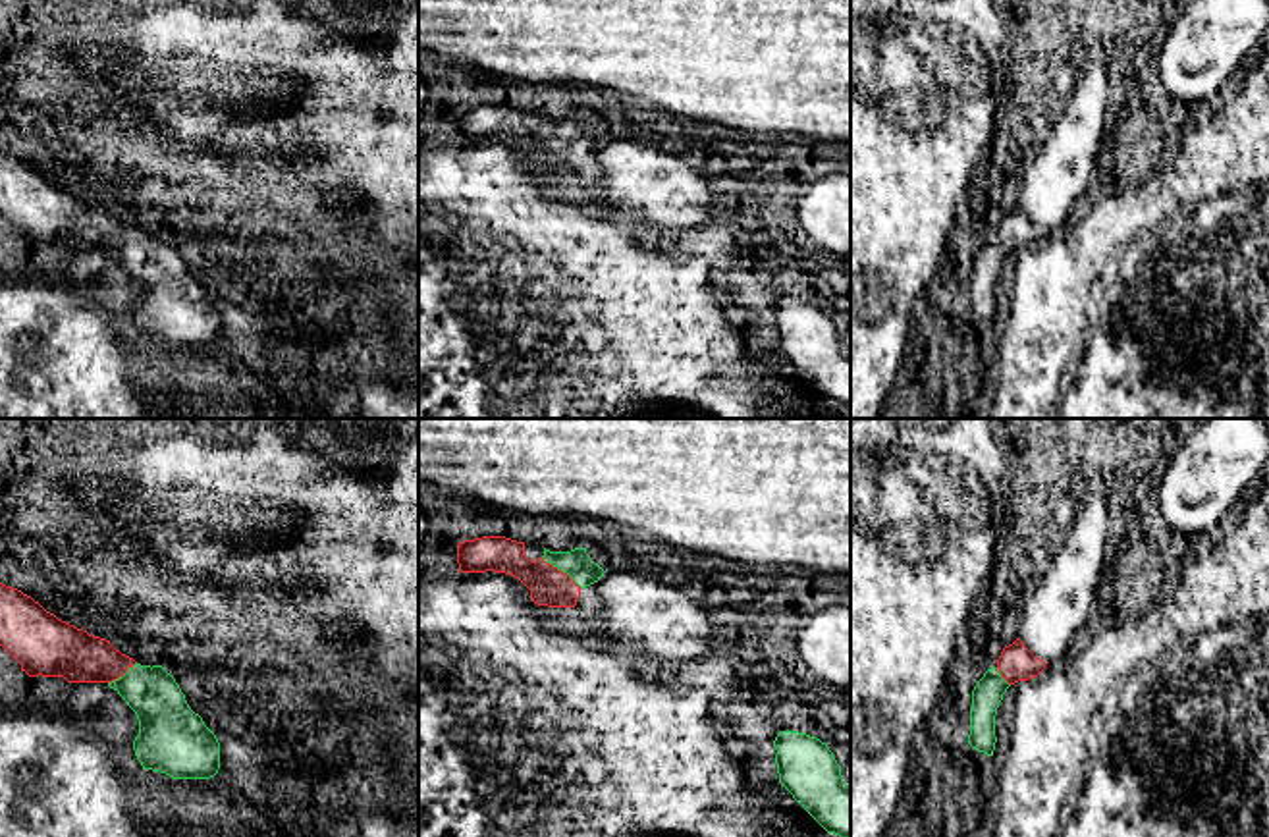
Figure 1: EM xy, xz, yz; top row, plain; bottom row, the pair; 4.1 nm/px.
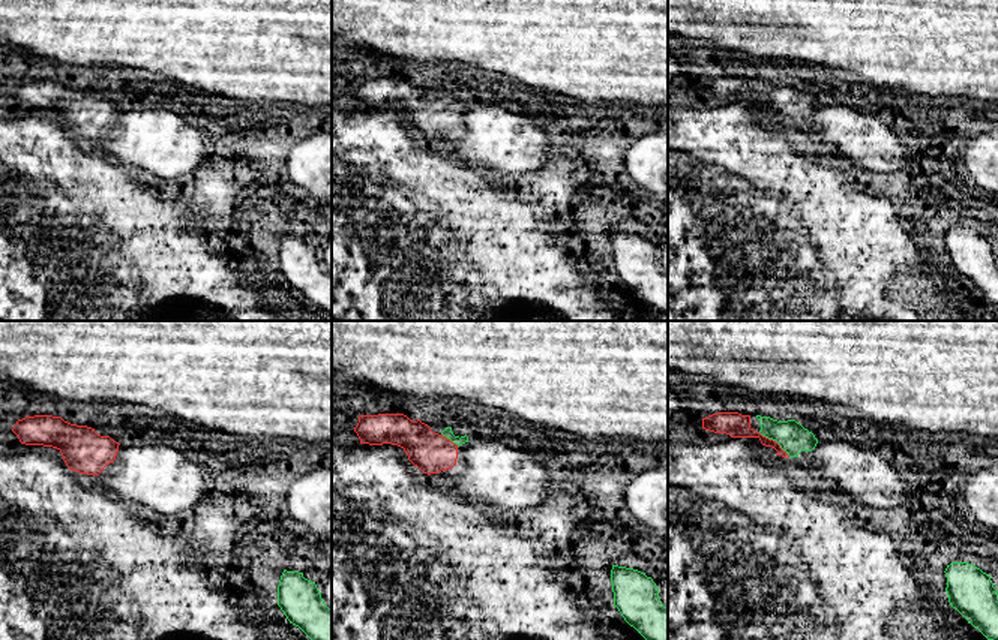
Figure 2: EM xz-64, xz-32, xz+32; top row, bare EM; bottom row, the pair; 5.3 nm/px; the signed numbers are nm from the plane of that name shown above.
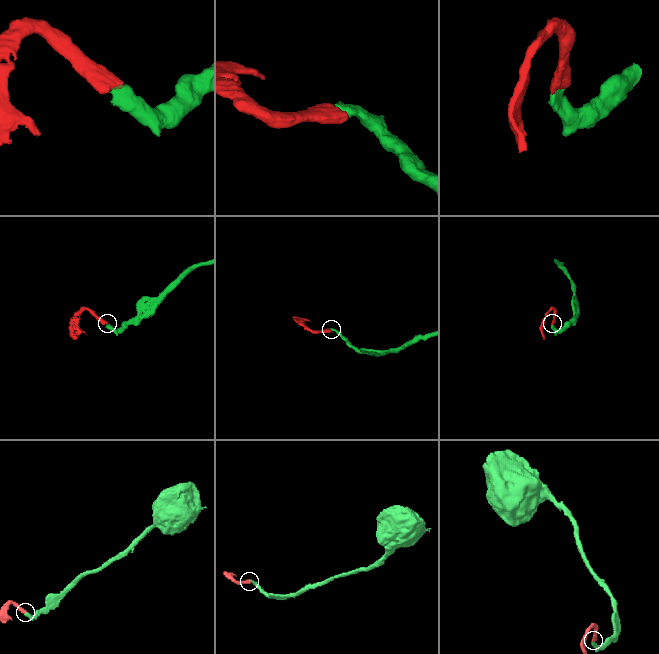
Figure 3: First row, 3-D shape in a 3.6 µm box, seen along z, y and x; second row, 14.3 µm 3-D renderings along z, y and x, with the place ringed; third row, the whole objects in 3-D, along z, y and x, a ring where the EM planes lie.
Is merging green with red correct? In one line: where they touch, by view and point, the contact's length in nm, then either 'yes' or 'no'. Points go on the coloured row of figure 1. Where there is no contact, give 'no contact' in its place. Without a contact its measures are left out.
meets green in xz at (562, 569); contact 200 nm long; yes

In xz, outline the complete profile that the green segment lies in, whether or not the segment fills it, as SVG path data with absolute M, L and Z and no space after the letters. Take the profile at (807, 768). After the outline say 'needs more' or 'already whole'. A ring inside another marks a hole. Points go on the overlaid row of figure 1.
M779 731L773 746L779 783L827 833L850 837L850 787L829 746L798 731Z | already whole

